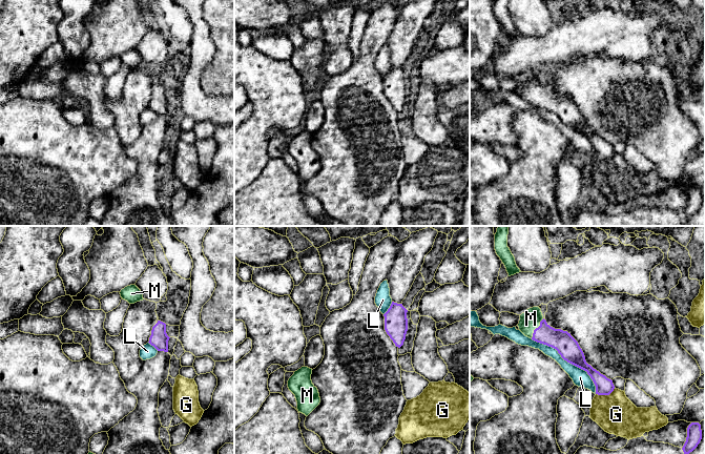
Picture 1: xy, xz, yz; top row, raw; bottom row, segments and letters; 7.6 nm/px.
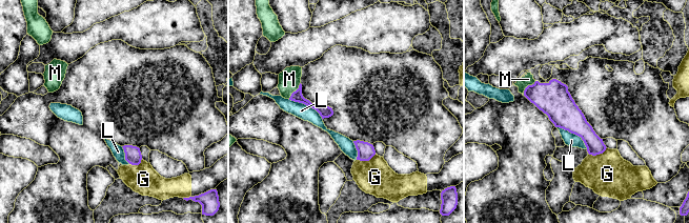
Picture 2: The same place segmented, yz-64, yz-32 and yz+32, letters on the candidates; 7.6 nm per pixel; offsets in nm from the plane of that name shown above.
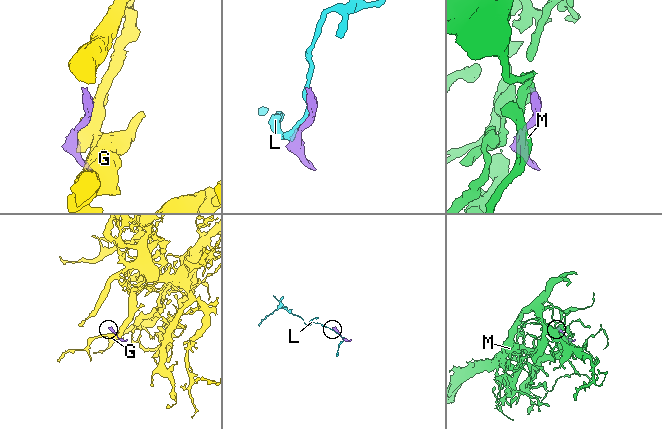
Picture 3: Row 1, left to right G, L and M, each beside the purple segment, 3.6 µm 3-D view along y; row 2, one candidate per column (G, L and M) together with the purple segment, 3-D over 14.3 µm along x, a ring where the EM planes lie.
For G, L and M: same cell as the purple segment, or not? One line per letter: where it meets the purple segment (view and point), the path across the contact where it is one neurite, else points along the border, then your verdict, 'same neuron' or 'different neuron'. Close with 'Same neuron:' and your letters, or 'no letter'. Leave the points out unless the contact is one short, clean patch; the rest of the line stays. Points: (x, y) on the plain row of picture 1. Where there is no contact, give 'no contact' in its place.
G: contact yz (605, 159); different neuron
L: contact yz (568, 126); different neuron
M: contact yz (536, 93); way yz (561, 105), (546, 100), (536, 93), (532, 88), (531, 83); same neuron
Same neuron: M

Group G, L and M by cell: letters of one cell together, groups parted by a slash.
G / L / M

